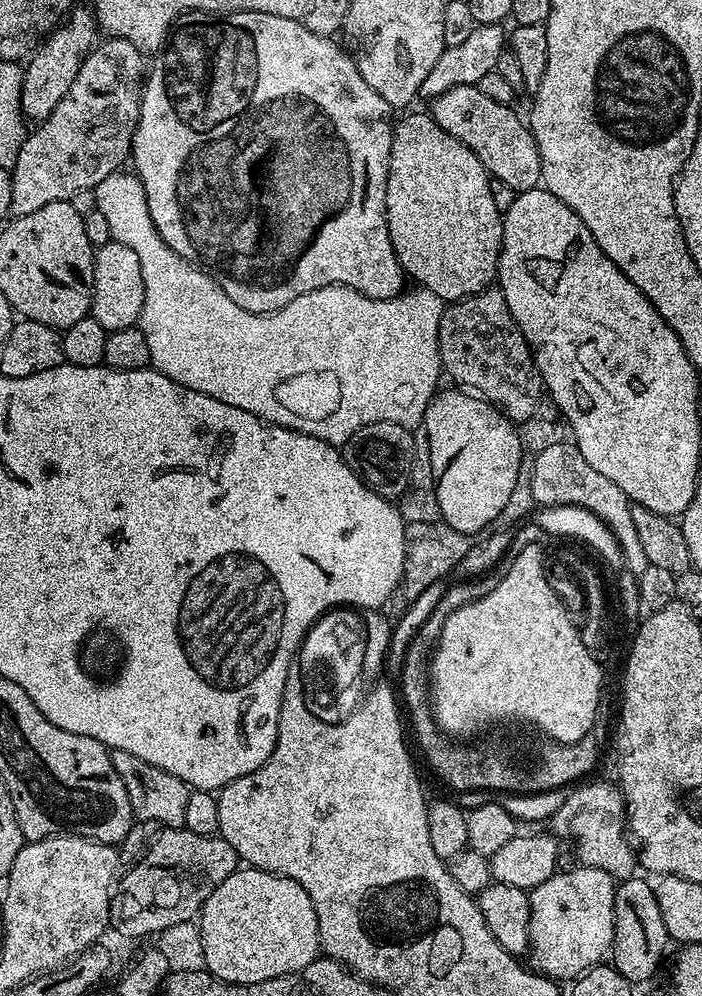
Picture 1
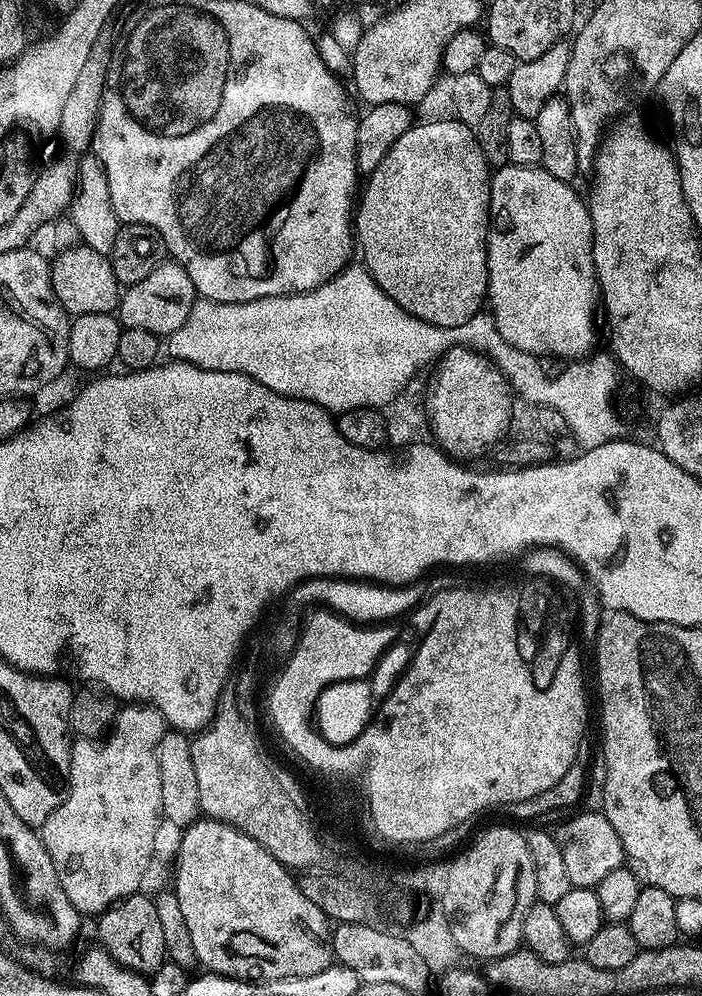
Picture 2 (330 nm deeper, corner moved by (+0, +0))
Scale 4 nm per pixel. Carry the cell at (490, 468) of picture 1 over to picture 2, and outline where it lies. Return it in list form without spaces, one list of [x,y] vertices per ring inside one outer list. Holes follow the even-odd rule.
[[[452,348],[446,355],[435,361],[428,380],[428,397],[422,400],[430,421],[430,436],[445,456],[456,462],[476,460],[493,451],[505,439],[508,419],[512,416],[514,393],[506,378],[493,360],[487,360],[469,348]]]

